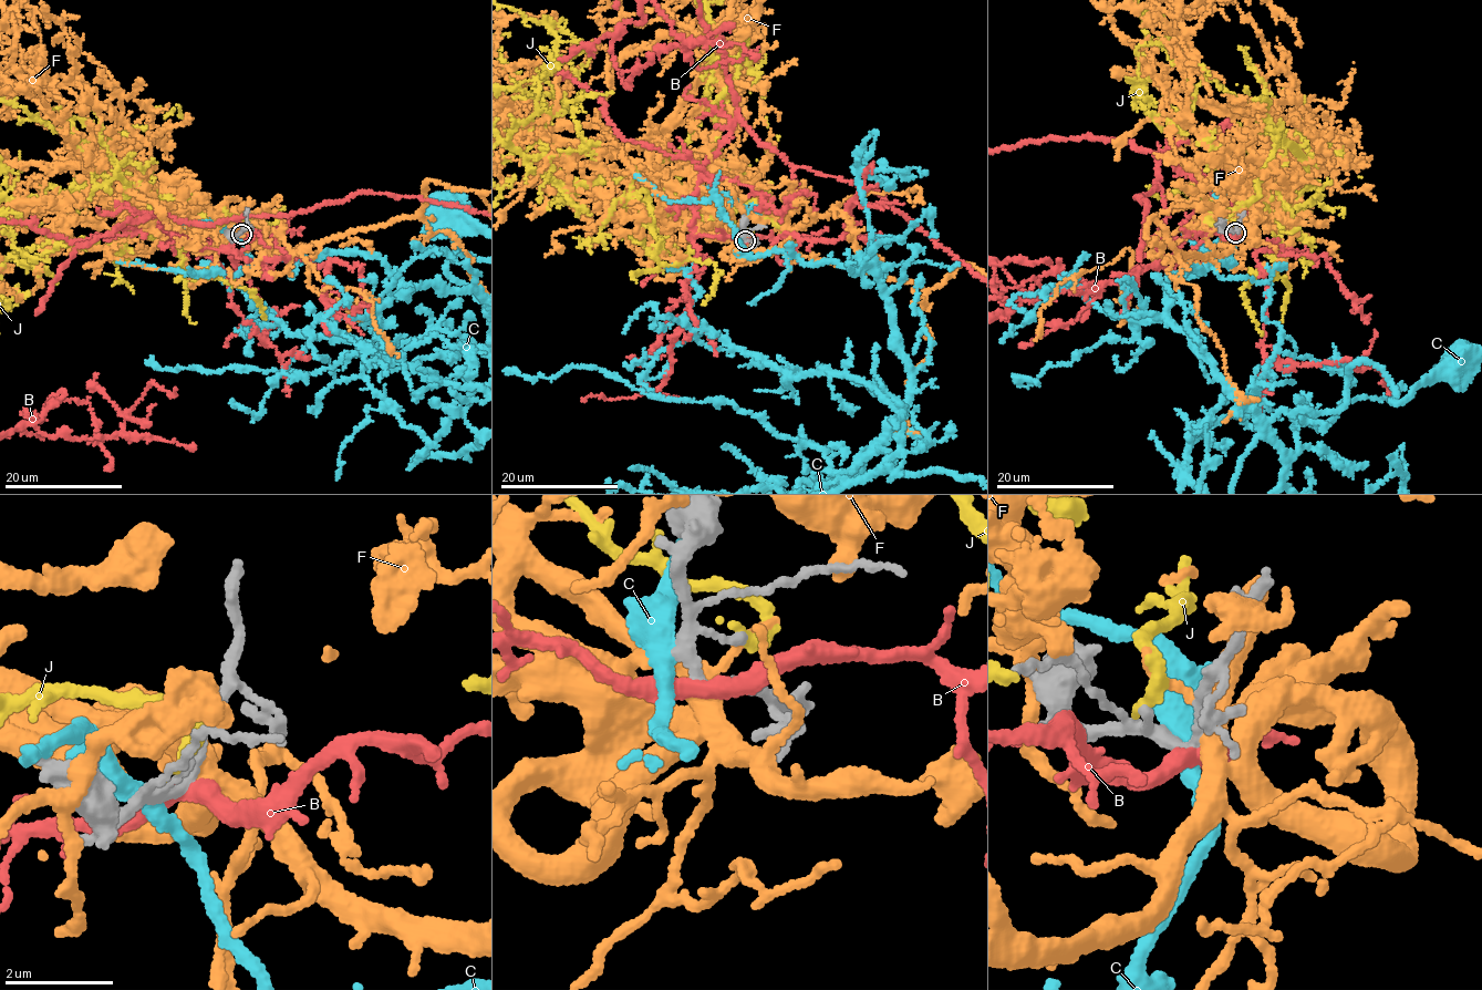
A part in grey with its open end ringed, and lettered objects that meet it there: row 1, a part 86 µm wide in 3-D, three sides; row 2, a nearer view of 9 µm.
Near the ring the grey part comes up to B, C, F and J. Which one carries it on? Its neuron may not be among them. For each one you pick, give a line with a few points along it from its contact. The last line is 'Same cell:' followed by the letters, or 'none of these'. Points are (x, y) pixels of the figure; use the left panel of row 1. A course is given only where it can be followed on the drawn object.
Same cell: none of these

